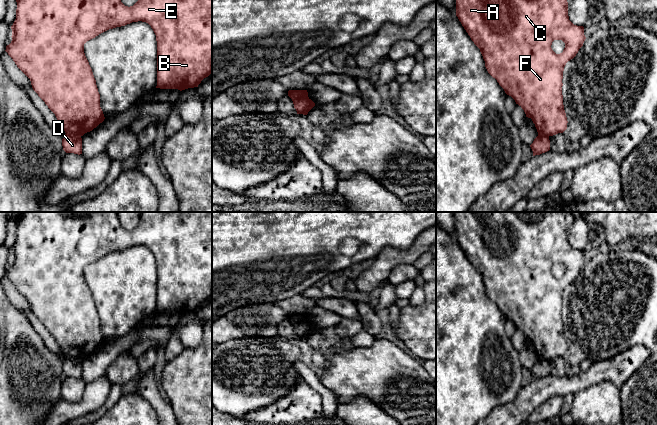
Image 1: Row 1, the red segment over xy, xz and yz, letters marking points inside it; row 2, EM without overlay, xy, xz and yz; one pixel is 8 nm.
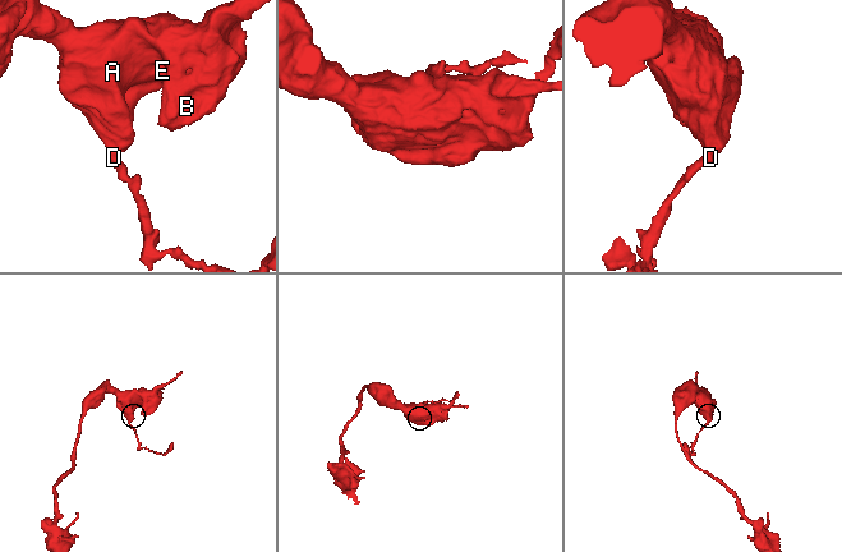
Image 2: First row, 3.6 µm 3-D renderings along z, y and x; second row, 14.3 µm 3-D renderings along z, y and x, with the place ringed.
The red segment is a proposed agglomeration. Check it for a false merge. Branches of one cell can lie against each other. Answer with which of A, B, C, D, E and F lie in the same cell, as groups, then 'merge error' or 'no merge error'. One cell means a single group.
A B C E F / D; merge error

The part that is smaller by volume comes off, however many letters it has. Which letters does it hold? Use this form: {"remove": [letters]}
{"remove": ["D"]}

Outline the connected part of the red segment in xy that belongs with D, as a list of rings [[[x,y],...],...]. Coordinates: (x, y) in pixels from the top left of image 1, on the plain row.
[[[65,358],[62,363],[63,374],[66,377],[82,378],[82,362],[81,360],[74,360]]]

